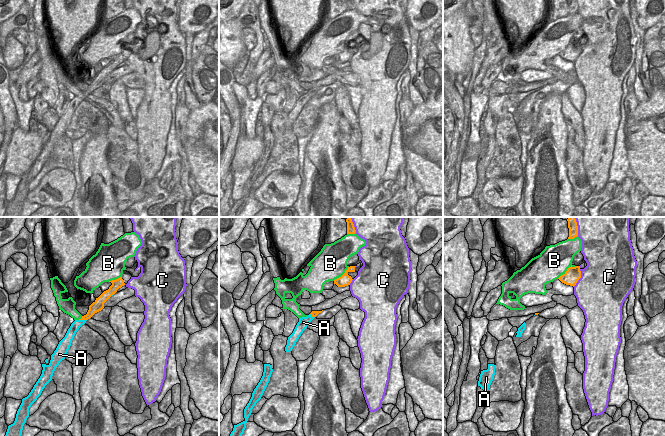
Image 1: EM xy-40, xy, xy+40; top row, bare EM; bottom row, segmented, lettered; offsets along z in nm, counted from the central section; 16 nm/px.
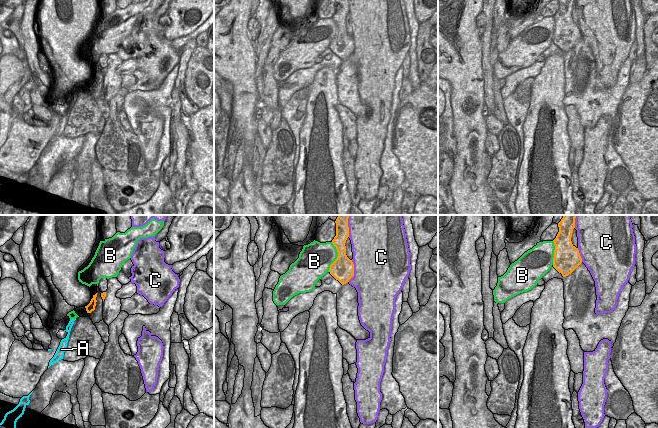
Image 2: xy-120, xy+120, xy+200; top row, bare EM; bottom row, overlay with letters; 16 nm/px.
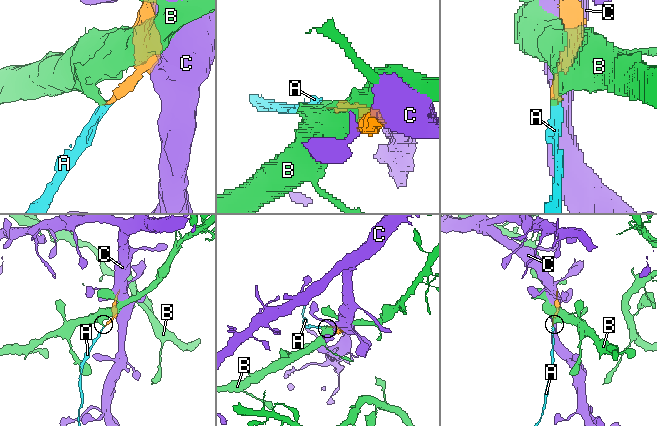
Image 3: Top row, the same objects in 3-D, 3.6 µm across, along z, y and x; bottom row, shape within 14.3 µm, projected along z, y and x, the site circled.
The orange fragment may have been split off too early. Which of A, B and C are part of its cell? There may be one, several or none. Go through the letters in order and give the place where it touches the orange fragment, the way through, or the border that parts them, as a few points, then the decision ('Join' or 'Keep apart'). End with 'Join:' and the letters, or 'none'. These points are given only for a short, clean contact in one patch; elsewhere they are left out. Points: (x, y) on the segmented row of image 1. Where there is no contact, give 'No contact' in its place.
A: Touches orange at xy-40 (83, 319). Join
B: Touches orange at xy+40 (567, 270). Keep apart
C: Touches orange at xy+40 (580, 277). Keep apart
Join: A

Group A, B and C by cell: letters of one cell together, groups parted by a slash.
A / B / C

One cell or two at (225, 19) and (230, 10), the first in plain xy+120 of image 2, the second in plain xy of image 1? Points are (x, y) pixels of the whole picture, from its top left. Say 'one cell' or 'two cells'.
two cells

